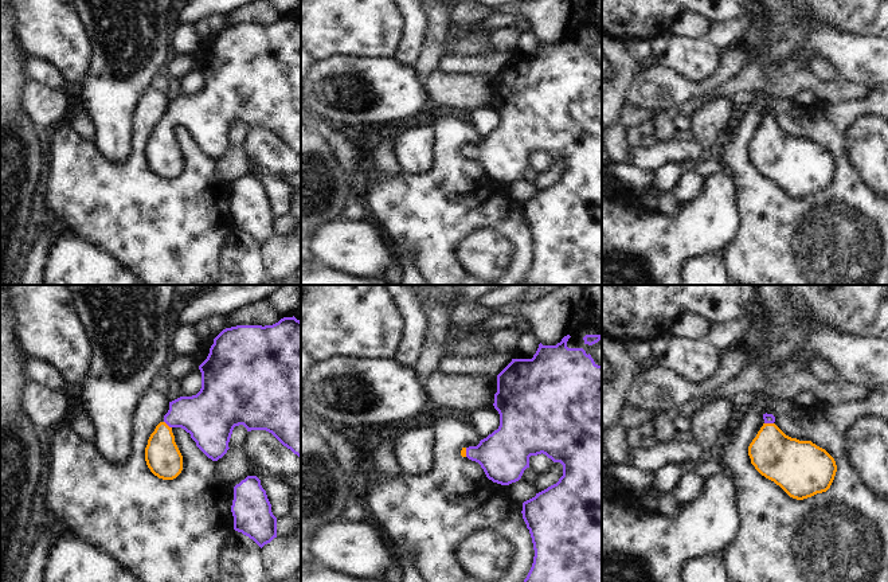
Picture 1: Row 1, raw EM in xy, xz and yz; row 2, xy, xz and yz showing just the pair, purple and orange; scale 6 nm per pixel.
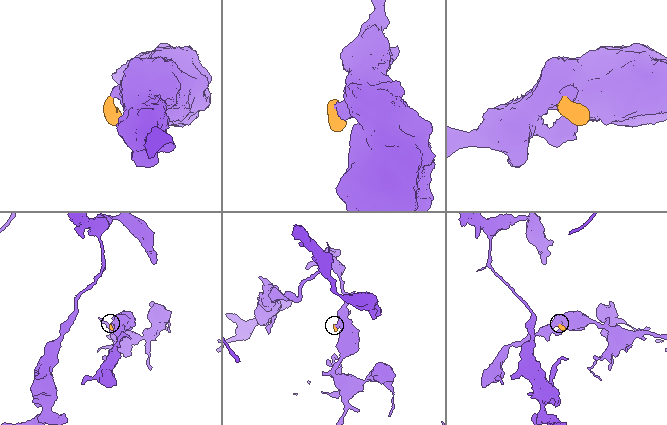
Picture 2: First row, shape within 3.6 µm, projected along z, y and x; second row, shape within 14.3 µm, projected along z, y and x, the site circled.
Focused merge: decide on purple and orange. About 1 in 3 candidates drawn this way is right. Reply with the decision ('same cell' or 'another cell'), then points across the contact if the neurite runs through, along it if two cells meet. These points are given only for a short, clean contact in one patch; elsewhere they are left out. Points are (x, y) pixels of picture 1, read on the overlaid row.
same cell; runs through xy (208, 417), (176, 417), (168, 425), (163, 430), (163, 457)

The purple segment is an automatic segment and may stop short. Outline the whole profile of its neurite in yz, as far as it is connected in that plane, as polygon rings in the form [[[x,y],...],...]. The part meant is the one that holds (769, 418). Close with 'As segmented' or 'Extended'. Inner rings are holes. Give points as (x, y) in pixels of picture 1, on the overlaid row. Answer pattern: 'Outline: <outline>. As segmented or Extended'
Outline: [[[763,414],[764,423],[748,446],[748,456],[755,469],[779,485],[790,497],[803,500],[826,492],[836,476],[834,458],[811,441],[799,441],[786,435],[774,422],[772,414]]]. Extended

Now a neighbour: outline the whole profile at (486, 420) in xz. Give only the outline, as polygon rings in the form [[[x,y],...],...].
[[[493,405],[472,411],[466,419],[469,425],[478,433],[481,440],[486,438],[500,426],[500,414]]]

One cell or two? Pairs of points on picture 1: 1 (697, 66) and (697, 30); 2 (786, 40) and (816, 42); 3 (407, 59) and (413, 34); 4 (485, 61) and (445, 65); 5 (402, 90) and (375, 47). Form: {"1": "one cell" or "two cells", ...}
{"1": "two cells", "2": "two cells", "3": "one cell", "4": "one cell", "5": "two cells"}

